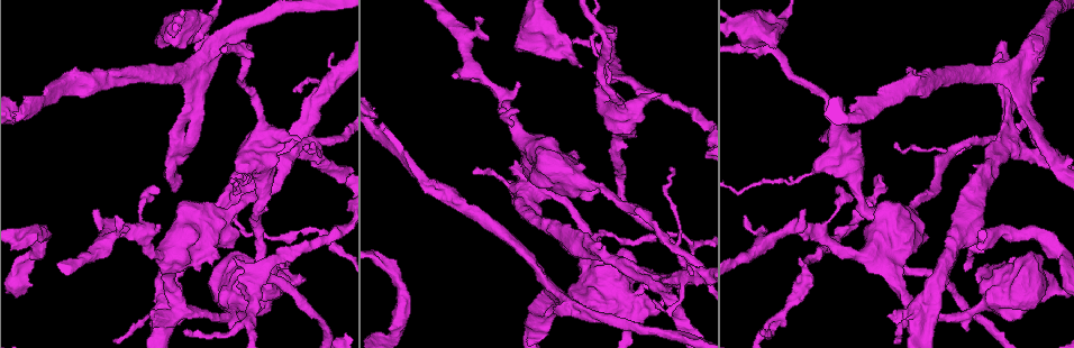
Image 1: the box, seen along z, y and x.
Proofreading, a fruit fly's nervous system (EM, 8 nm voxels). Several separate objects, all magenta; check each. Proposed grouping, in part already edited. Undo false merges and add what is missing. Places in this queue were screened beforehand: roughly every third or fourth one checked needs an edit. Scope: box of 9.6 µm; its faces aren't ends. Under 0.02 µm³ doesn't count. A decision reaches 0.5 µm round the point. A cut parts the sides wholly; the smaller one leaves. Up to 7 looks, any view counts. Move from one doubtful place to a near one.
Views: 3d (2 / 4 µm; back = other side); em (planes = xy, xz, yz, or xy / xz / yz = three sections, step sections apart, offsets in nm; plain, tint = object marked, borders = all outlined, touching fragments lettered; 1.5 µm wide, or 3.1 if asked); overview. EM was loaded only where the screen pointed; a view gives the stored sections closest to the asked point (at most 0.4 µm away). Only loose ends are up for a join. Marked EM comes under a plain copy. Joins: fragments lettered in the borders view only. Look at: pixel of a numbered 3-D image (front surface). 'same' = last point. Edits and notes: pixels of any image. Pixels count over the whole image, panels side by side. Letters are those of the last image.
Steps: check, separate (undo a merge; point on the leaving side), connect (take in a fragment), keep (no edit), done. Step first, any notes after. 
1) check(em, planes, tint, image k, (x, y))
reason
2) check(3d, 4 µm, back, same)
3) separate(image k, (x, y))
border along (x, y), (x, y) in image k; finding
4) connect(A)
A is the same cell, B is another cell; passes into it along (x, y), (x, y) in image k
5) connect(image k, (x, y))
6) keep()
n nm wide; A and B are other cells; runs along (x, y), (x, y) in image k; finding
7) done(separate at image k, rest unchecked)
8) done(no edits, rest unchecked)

check(em, planes, tint, image 1, (1025, 107))
arms part here

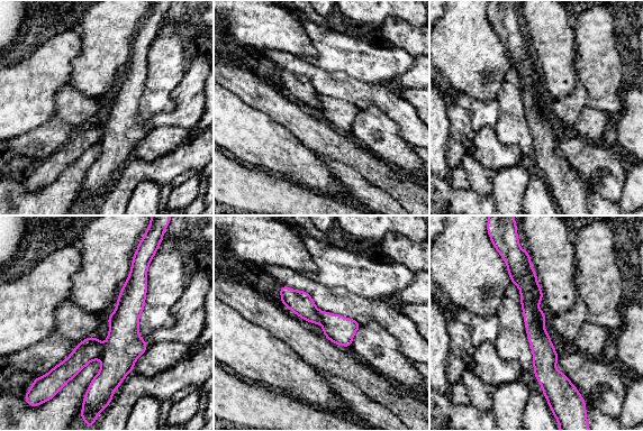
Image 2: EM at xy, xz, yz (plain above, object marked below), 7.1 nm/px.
check(em, planes, borders, same)

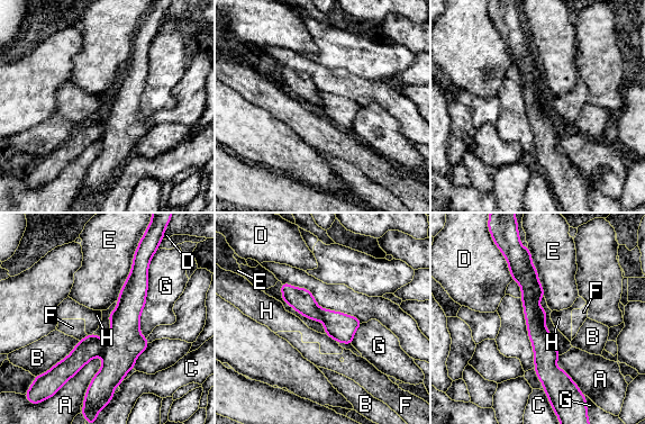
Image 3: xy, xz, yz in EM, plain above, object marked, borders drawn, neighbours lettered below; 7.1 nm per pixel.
separate(image 3, (532, 291))
150 nm wide; G touches over 600 nm; A, B, C, D, E, F, G and H are other cells; two neurons meet here

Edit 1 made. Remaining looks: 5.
check(3d, 4 µm, image 1, (519, 52))

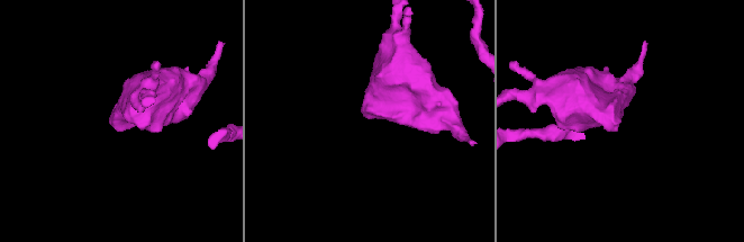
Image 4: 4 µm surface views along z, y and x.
check(em, planes, borders, image 4, (616, 131))

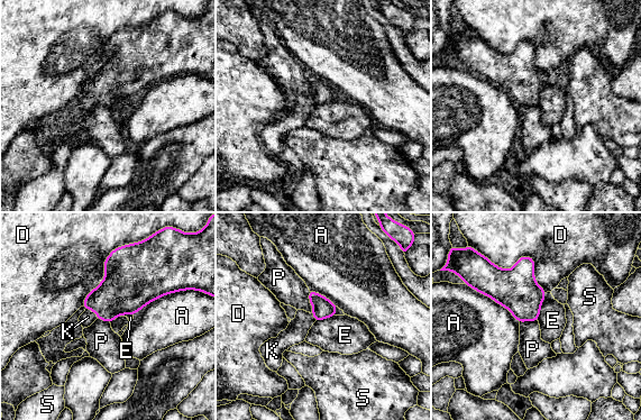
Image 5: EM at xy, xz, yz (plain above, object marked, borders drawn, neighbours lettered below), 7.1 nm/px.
connect(K)
K is the same cell, A, D, E, P and S are other cells; the neuron continues

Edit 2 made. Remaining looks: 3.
check(em, yz, step 8, borders, image 1, (179, 203))
branch stops here

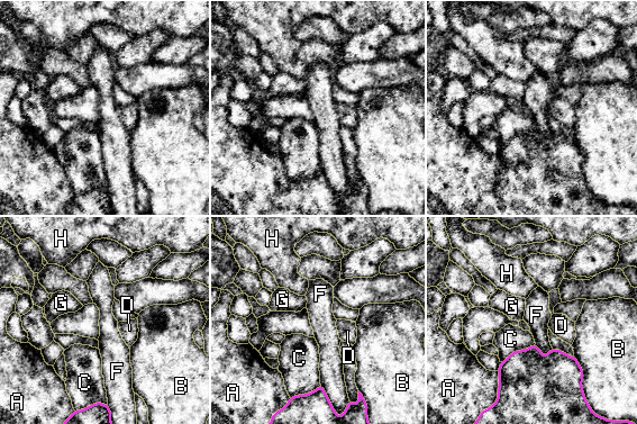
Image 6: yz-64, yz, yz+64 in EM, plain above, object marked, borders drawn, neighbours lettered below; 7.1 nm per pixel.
keep()
C touches over 280 nm; A, B, C, D, F, G and H are other cells; border along (535, 342), (545, 359) in image 6; no lettered fragment goes on from it

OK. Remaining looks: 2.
done(separate at image 3, connect at image 5, rest unchecked)

